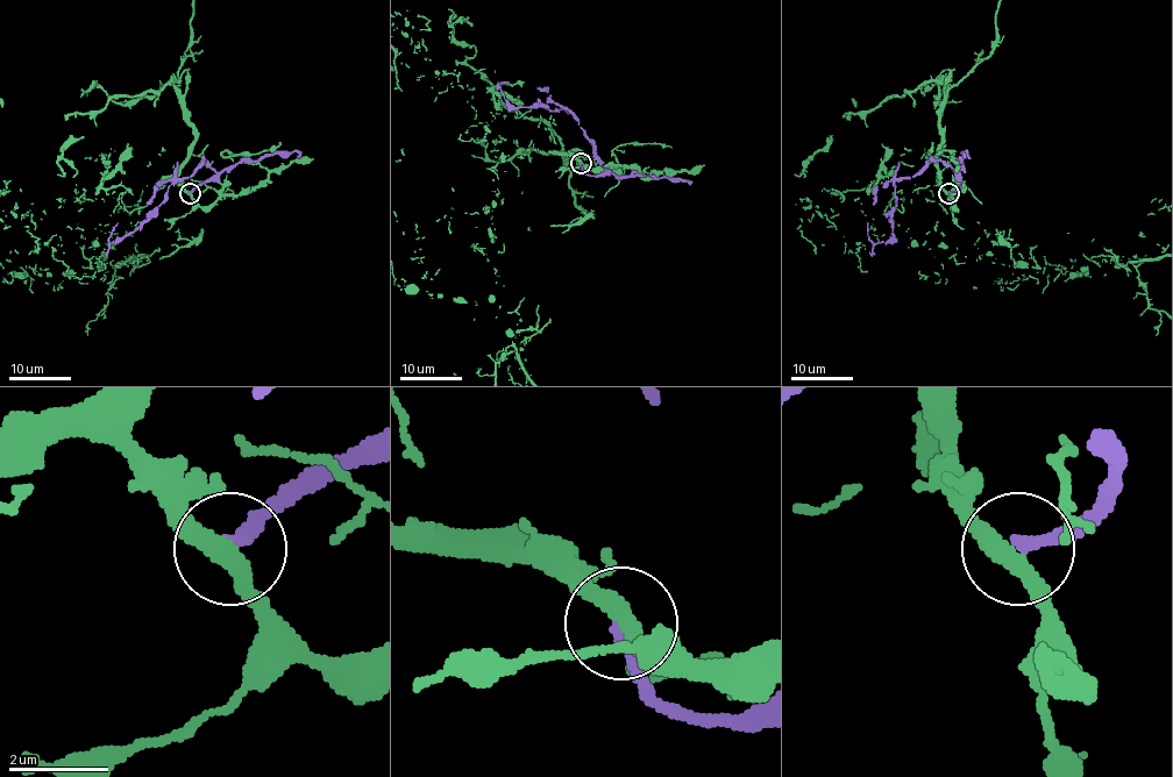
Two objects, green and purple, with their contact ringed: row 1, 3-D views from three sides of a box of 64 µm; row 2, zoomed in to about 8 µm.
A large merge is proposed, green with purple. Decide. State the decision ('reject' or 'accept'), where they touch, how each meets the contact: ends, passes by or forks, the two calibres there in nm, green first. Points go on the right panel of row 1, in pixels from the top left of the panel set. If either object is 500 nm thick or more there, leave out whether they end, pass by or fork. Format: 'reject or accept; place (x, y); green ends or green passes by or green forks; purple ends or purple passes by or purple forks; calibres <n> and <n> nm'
reject; place (948, 193); green passes by; purple ends; calibres 360 and 260 nm

